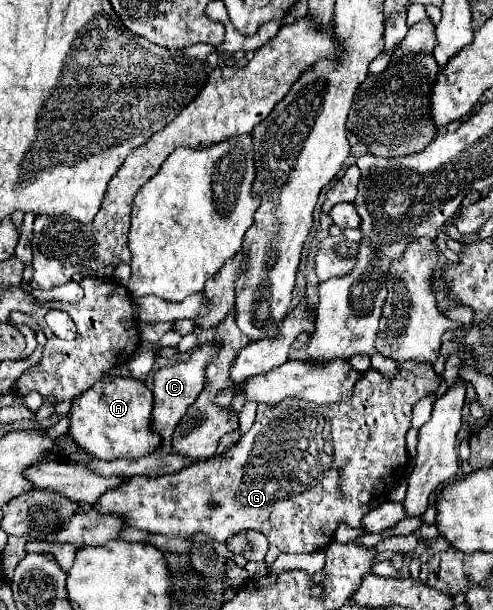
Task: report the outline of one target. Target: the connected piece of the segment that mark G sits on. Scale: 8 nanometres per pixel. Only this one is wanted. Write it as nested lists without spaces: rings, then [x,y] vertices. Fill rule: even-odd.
[[[412,361],[398,365],[398,375],[394,379],[388,379],[384,375],[380,375],[378,371],[370,369],[364,373],[364,377],[356,383],[354,395],[344,401],[344,403],[332,403],[332,405],[314,405],[308,401],[302,401],[298,397],[288,397],[282,403],[270,407],[270,405],[258,405],[258,413],[256,413],[256,421],[250,427],[250,431],[246,435],[242,435],[238,439],[238,443],[222,457],[222,459],[206,459],[206,461],[198,461],[196,465],[172,473],[172,475],[158,475],[158,477],[132,477],[128,483],[124,483],[120,489],[114,489],[112,493],[104,493],[104,497],[100,497],[100,501],[96,503],[98,509],[120,509],[120,513],[124,513],[124,517],[128,517],[128,521],[132,521],[132,527],[138,529],[146,529],[150,533],[156,535],[168,535],[168,537],[190,537],[192,533],[208,533],[212,539],[216,541],[226,541],[234,535],[240,535],[244,531],[258,531],[262,535],[266,535],[270,545],[276,545],[282,553],[314,553],[314,551],[322,551],[332,543],[332,537],[338,529],[340,523],[346,523],[348,527],[362,527],[362,519],[364,515],[370,511],[370,501],[376,497],[384,497],[386,493],[390,493],[396,487],[398,481],[398,473],[402,469],[406,469],[408,463],[408,451],[406,451],[406,433],[410,429],[410,421],[412,421],[412,407],[418,399],[422,399],[424,395],[436,391],[440,387],[440,379],[434,373],[434,369],[428,369],[428,365],[412,365]]]

